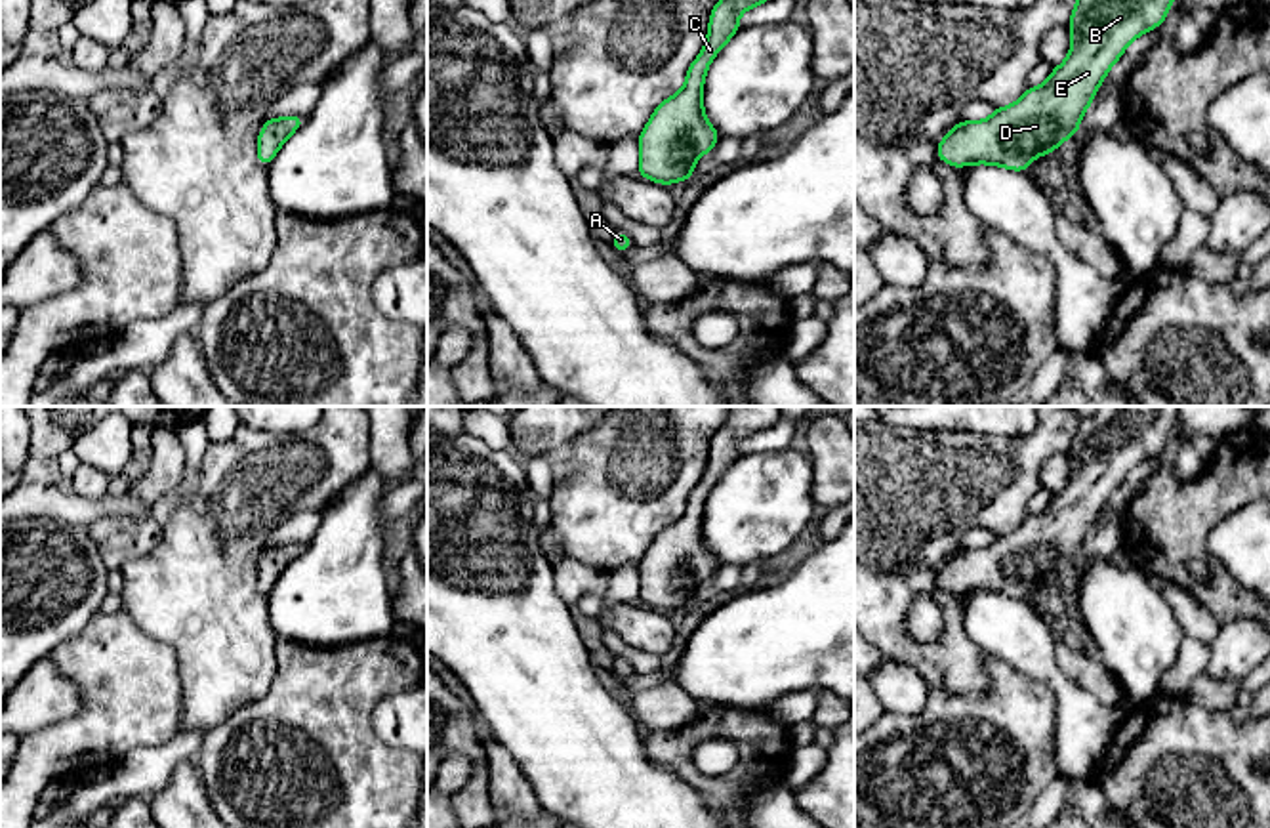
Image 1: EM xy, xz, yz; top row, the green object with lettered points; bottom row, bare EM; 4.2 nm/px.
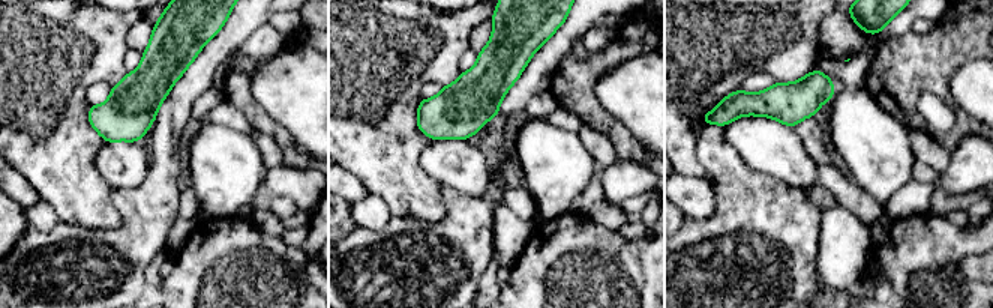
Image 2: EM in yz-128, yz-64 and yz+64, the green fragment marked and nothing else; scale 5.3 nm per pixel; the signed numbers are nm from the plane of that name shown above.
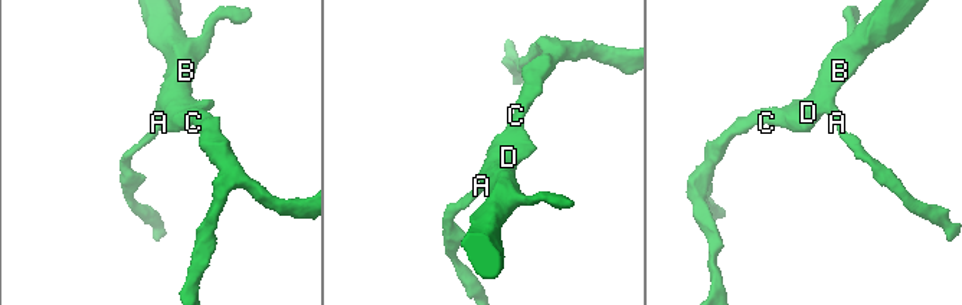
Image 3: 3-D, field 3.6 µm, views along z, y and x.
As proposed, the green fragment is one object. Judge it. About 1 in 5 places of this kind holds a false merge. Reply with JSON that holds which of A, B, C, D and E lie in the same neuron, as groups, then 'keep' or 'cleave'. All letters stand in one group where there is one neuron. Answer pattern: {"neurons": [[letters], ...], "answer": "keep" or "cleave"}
{"neurons": [["A", "B", "C", "D", "E"]], "answer": "keep"}

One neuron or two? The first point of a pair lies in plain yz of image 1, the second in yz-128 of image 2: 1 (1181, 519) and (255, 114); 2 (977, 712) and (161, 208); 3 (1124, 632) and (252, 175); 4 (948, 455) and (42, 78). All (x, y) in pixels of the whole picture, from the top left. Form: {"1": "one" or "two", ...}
{"1": "one", "2": "one", "3": "one", "4": "one"}

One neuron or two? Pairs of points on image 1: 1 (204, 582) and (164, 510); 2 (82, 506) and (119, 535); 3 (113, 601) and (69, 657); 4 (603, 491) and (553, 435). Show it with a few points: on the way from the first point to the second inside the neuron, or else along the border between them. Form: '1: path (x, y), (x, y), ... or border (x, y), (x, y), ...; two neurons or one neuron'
1: border (197, 483), (197, 491), (163, 527); two neurons
2: border (143, 516), (103, 516), (88, 527); two neurons
3: border (121, 607), (111, 613), (100, 611); two neurons
4: border (595, 426), (580, 432), (557, 456); two neurons

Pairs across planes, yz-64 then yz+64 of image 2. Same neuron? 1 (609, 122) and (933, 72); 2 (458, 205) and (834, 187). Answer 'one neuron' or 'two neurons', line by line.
1: one neuron
2: two neurons

